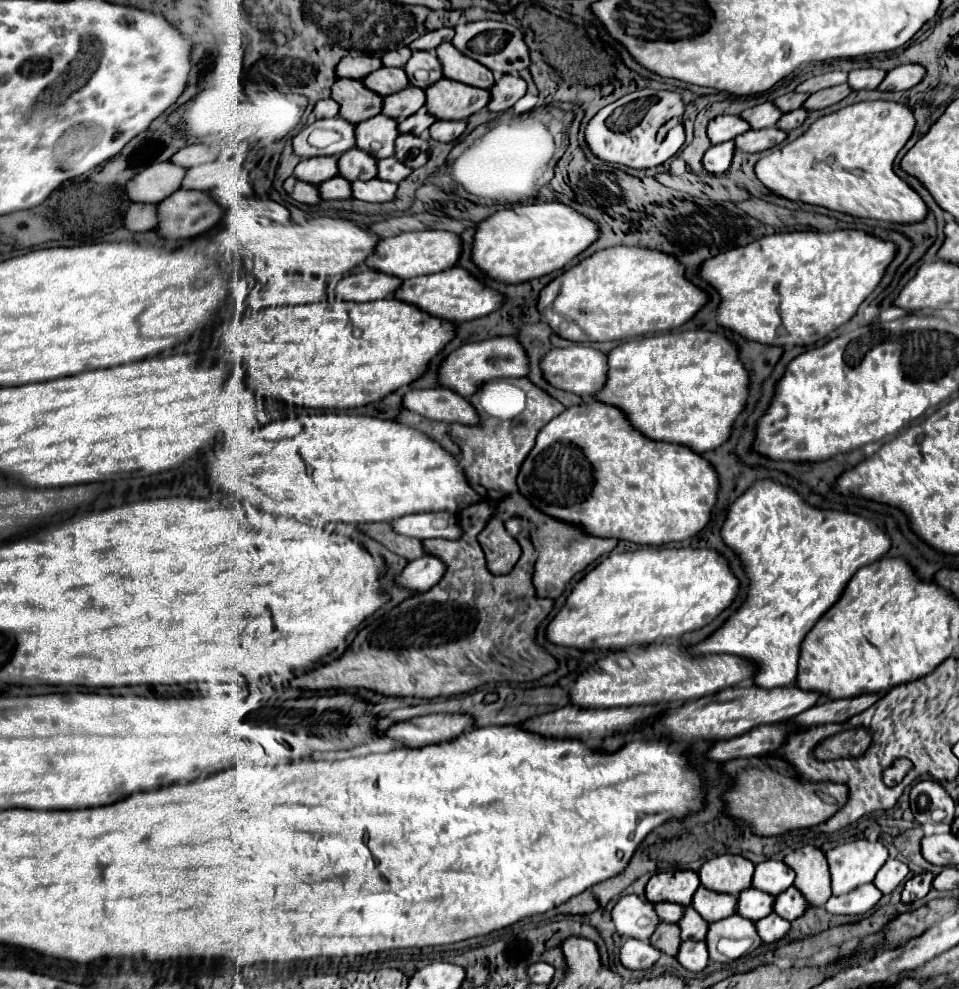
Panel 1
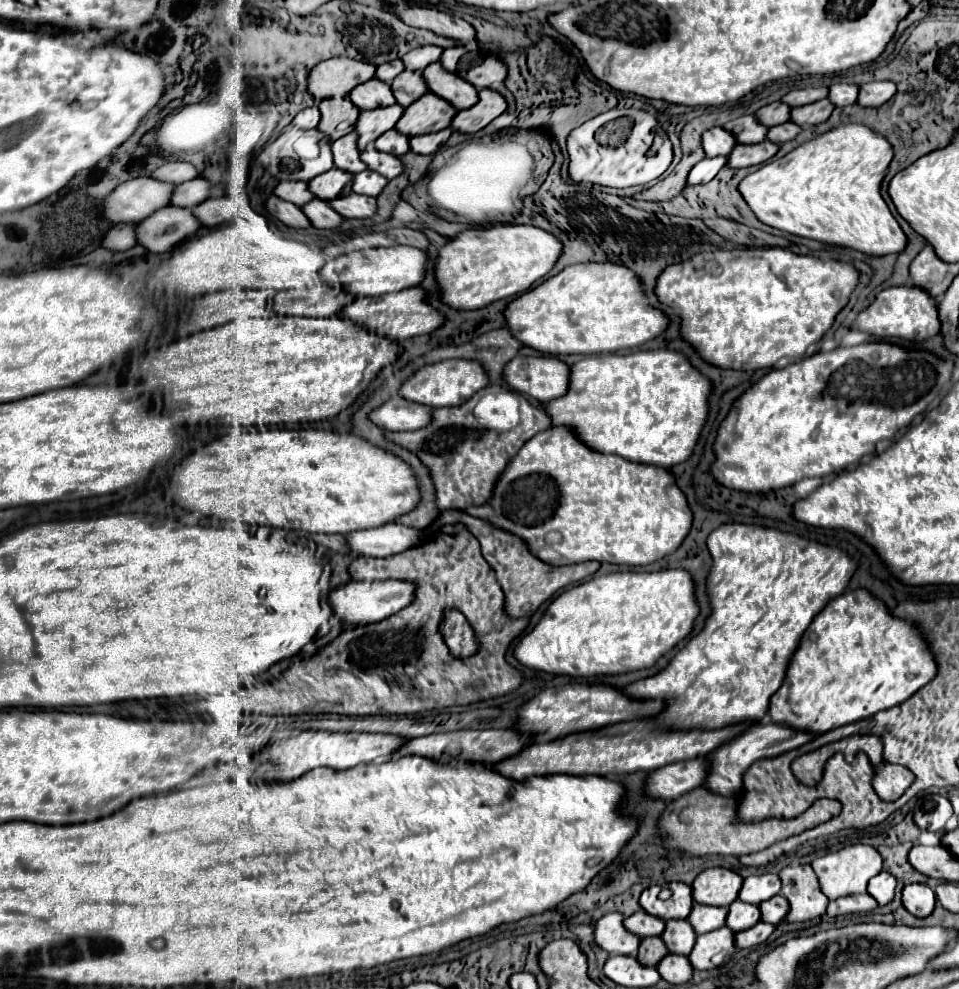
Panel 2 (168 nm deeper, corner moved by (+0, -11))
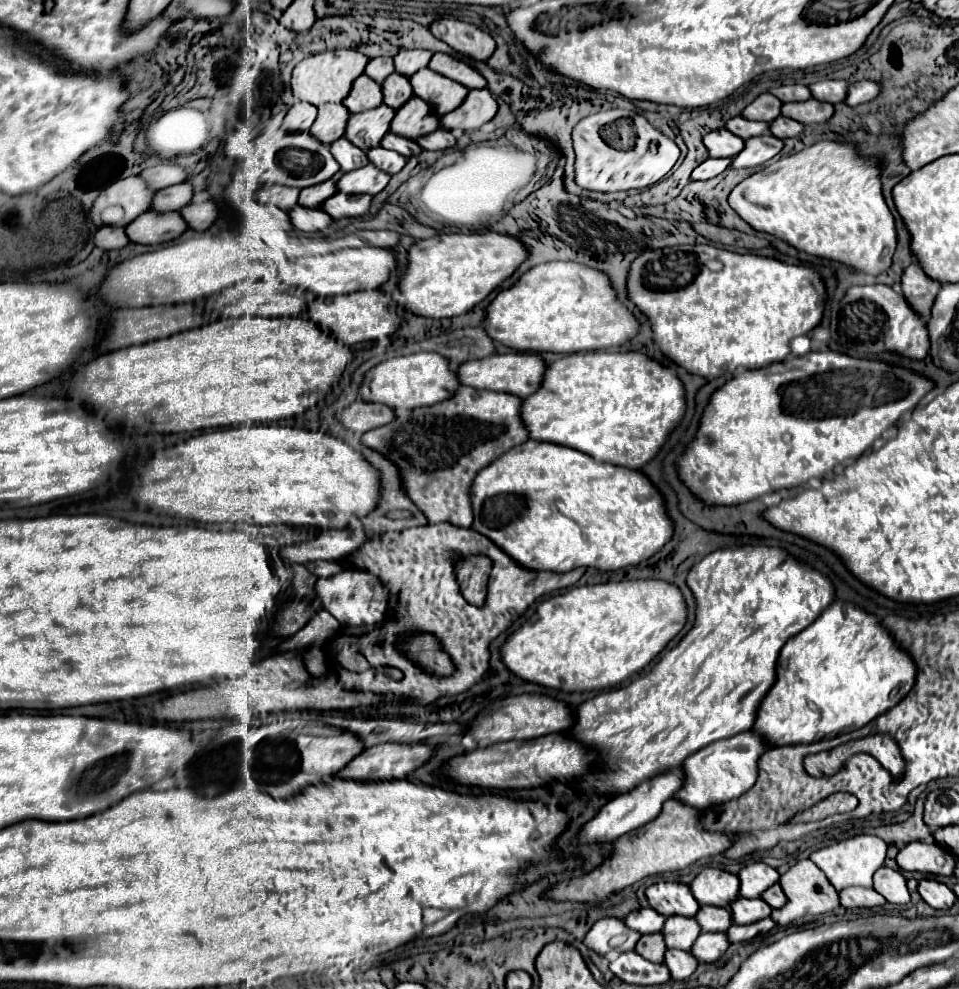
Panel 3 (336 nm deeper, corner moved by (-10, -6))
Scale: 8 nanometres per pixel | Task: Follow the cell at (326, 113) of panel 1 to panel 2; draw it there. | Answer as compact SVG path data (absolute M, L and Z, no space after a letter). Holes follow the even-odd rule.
M317 105L299 111L299 115L295 115L295 119L291 121L291 125L299 127L299 129L315 129L317 123L319 123L319 109L317 109Z

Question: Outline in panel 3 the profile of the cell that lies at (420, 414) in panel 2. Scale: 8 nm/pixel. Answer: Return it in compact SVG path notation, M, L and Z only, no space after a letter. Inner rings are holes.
M355 402L341 412L341 422L353 432L367 432L395 420L395 408L375 402Z

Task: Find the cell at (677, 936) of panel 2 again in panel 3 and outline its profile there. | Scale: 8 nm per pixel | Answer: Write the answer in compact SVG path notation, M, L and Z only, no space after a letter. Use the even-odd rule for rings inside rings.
M669 916L663 926L663 936L665 936L667 948L677 948L677 950L689 952L699 934L701 934L701 926L695 918Z

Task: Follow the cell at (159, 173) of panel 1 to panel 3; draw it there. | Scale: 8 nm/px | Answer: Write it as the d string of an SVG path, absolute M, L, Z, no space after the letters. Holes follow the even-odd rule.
M129 176L129 178L117 180L99 194L99 198L93 204L91 218L99 226L101 224L101 212L107 206L121 206L125 210L123 226L127 226L151 208L153 196L155 196L155 190L149 188L141 176Z

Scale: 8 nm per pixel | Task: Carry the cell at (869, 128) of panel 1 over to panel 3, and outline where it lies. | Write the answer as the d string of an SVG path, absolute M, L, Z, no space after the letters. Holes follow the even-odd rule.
M821 140L797 154L785 156L779 162L765 166L773 170L759 170L735 186L729 196L731 208L745 218L755 230L775 234L787 240L791 246L805 250L807 254L839 260L853 266L857 272L881 274L891 266L893 252L897 248L895 218L881 194L881 158L863 156L857 142Z

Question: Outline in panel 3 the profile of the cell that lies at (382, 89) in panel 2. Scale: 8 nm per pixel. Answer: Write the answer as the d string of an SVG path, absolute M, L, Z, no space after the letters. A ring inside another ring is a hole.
M363 74L361 78L357 78L357 82L353 84L353 90L343 100L343 104L351 114L377 108L383 104L383 86Z

